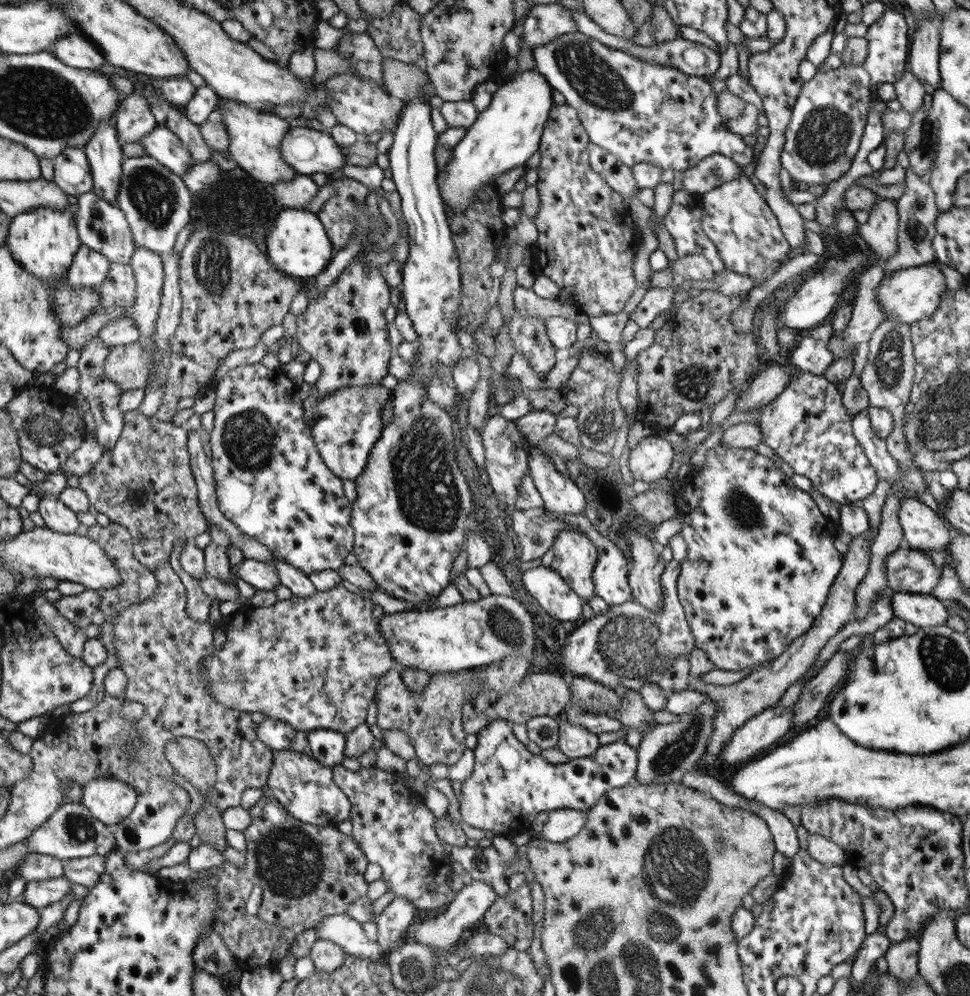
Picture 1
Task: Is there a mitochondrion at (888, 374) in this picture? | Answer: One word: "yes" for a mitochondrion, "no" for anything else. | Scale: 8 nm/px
yes

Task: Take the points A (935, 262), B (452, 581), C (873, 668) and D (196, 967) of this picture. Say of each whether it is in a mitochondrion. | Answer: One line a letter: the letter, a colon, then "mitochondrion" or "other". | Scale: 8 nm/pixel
A: other
B: other
C: mitochondrion
D: other

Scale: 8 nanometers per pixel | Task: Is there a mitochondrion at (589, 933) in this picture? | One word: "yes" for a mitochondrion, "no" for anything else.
yes

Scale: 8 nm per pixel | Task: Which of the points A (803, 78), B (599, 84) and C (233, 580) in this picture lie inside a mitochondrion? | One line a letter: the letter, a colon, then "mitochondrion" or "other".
A: other
B: mitochondrion
C: other

